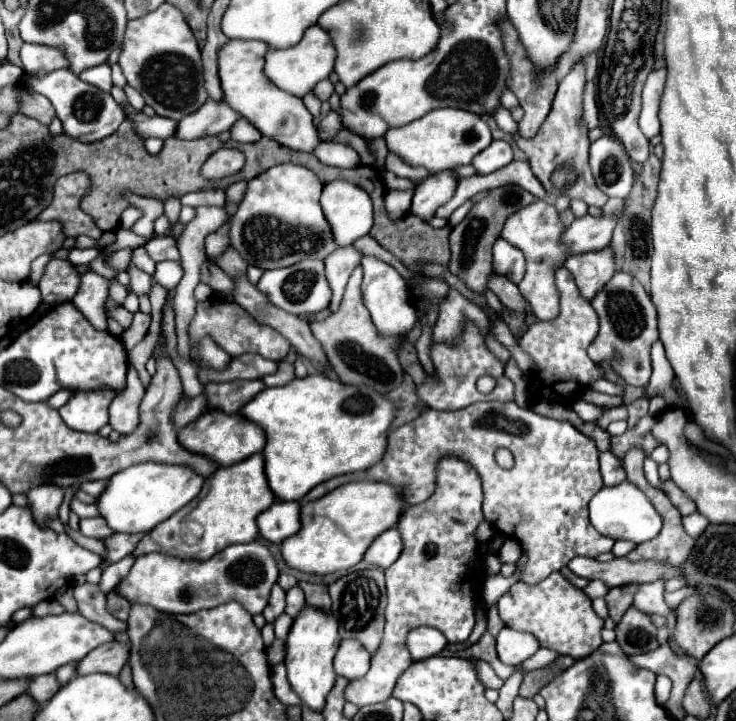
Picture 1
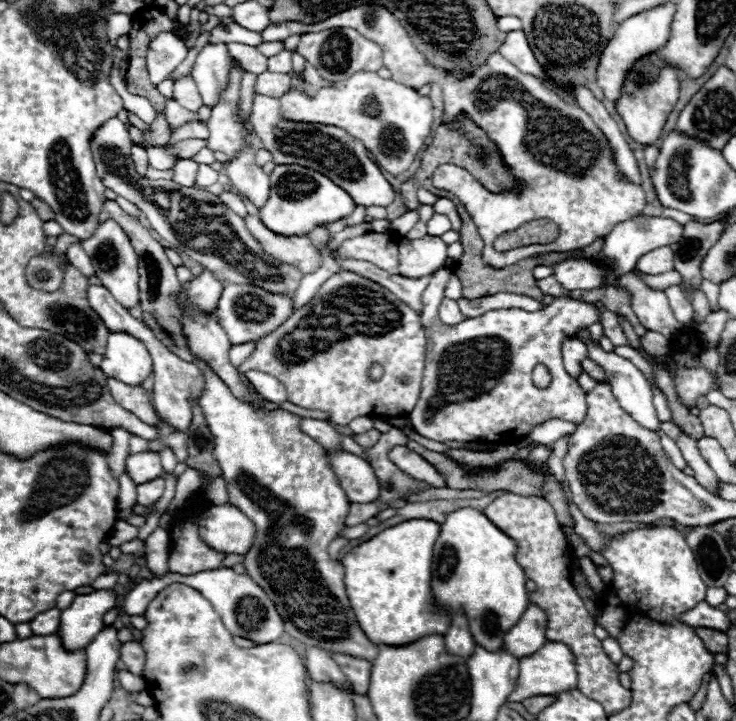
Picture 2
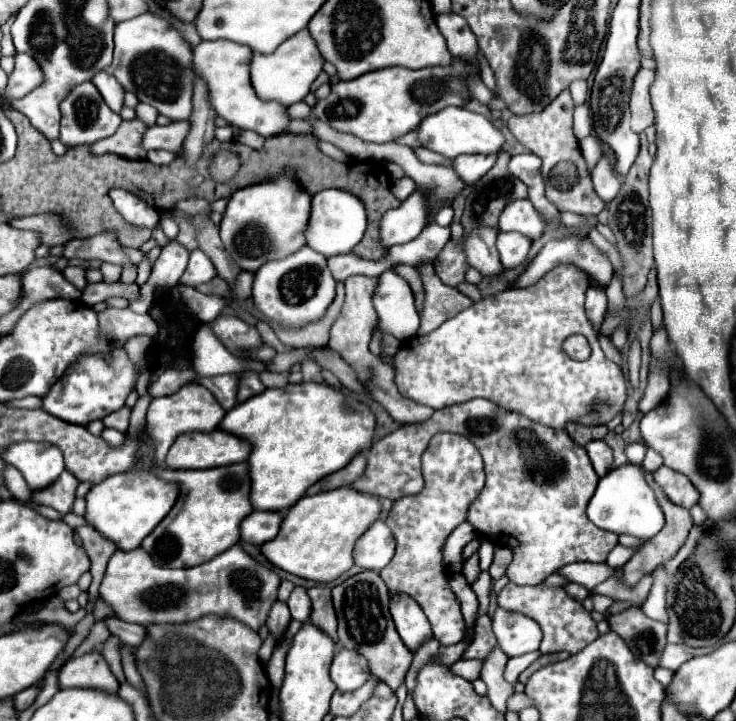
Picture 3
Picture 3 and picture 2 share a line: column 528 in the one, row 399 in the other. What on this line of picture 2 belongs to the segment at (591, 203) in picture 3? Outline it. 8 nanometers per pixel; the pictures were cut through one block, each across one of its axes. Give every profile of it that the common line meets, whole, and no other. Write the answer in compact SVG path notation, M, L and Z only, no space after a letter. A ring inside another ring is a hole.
M108 378L108 388L110 388L112 398L122 408L126 408L134 416L138 416L142 422L146 422L150 426L156 426L156 422L160 420L160 416L154 410L152 402L148 398L148 392L142 388L142 384L128 386L128 384L124 384L124 382L116 380L116 378Z

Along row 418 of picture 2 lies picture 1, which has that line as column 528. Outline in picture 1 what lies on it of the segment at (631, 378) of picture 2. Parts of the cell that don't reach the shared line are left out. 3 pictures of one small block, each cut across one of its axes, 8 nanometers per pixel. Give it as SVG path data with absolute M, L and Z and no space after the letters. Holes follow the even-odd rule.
M502 628L496 638L496 652L502 664L518 666L530 658L540 648L538 640L532 634L516 632L512 628Z

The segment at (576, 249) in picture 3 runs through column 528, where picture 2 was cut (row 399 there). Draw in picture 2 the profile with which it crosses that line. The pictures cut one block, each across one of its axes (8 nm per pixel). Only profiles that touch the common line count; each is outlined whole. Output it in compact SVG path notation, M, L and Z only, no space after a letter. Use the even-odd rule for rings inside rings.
M250 370L246 374L250 386L256 390L258 396L262 396L264 400L268 402L274 402L274 404L282 404L286 402L286 388L284 384L280 384L280 380L276 380L274 376L268 376L266 372L256 372L256 370Z

